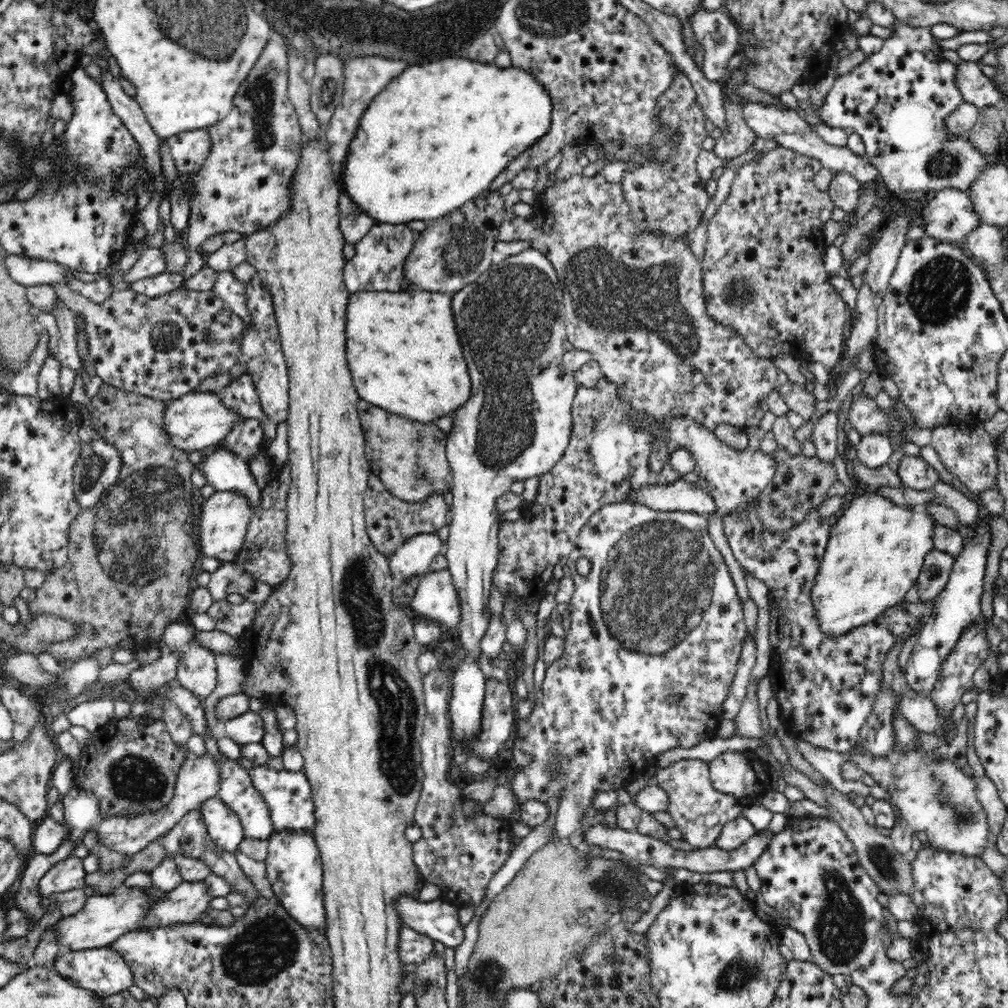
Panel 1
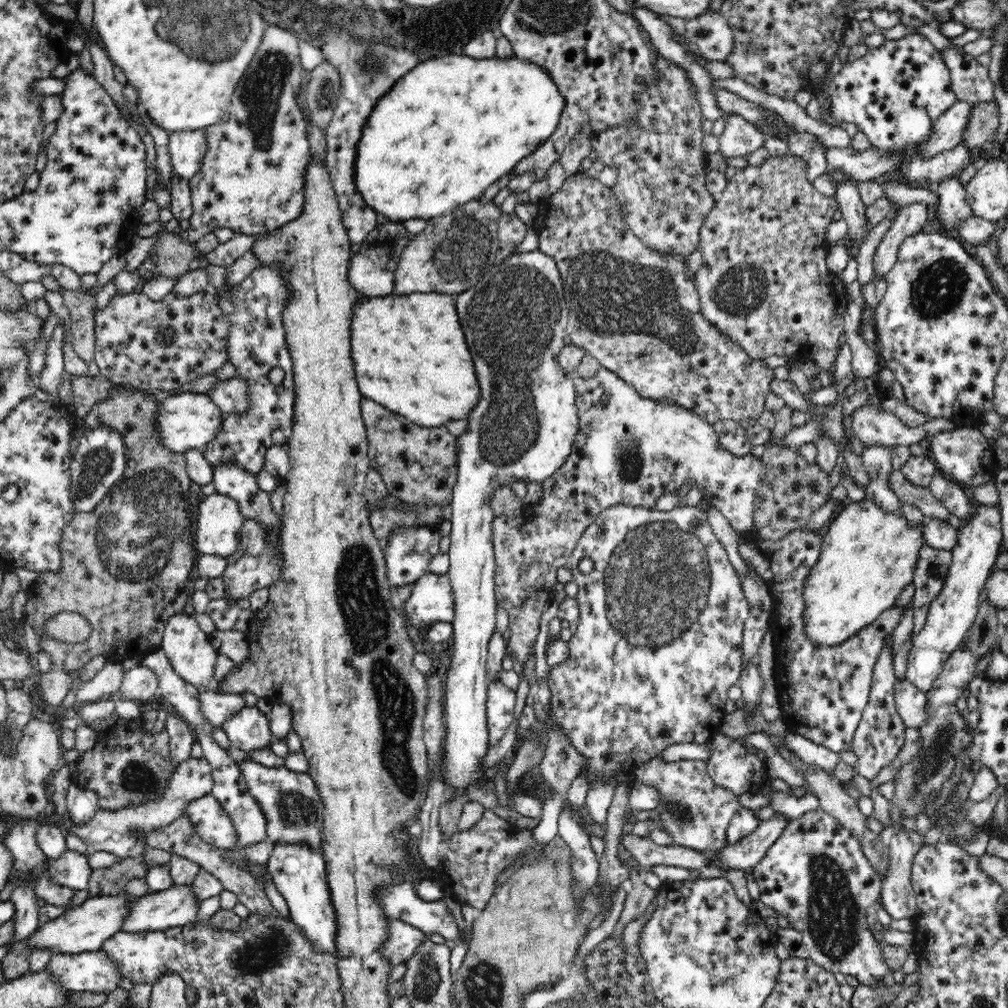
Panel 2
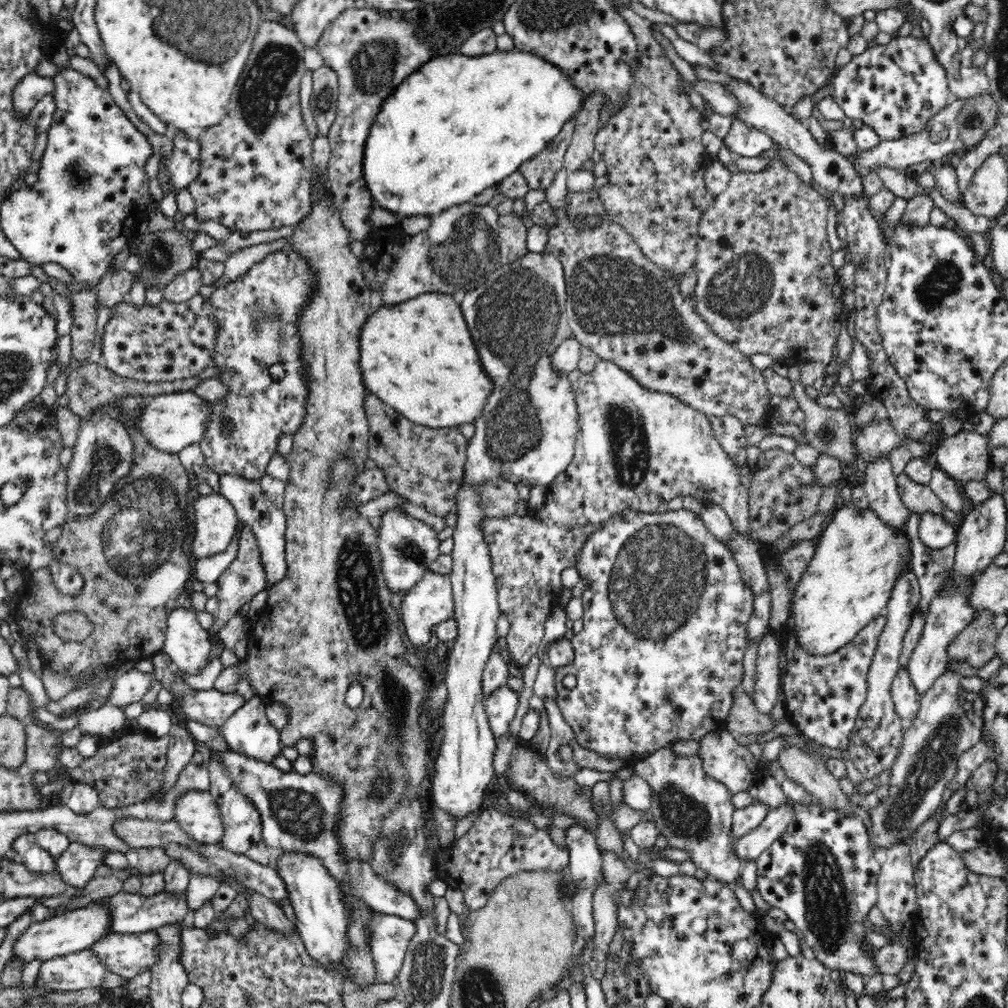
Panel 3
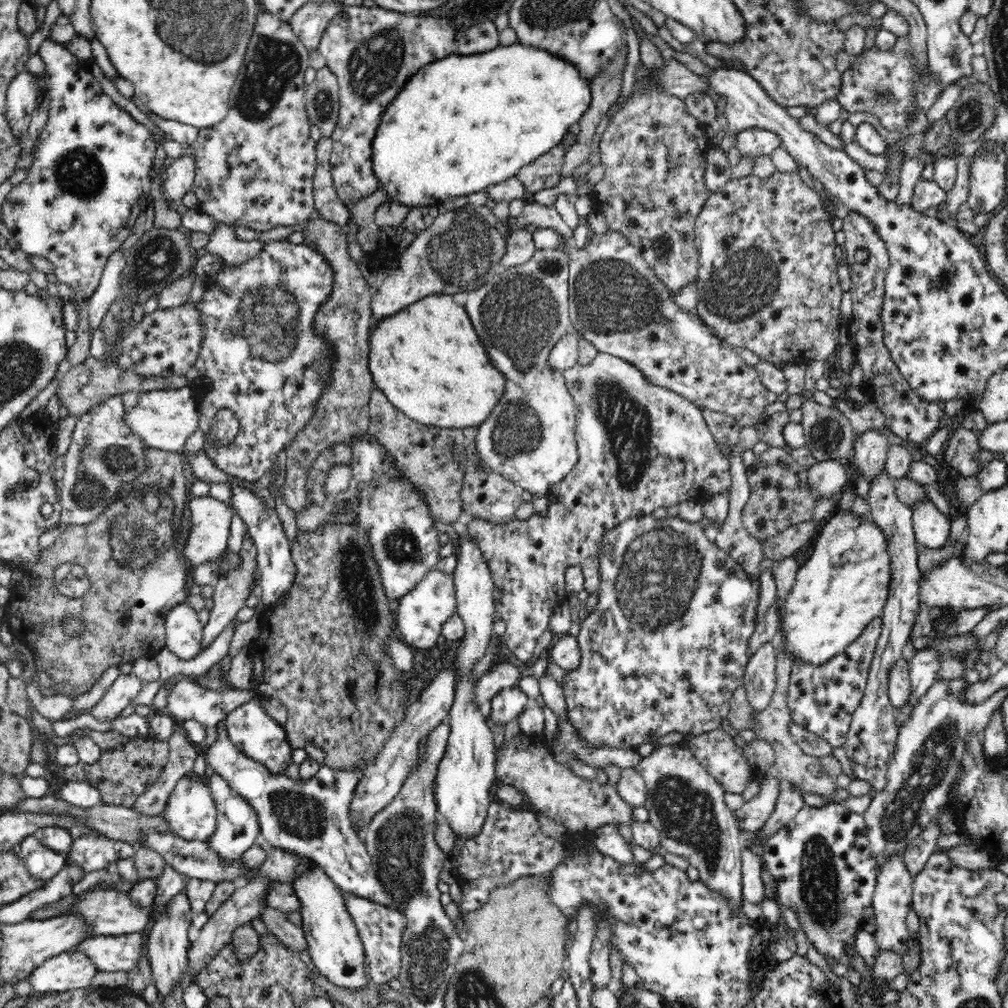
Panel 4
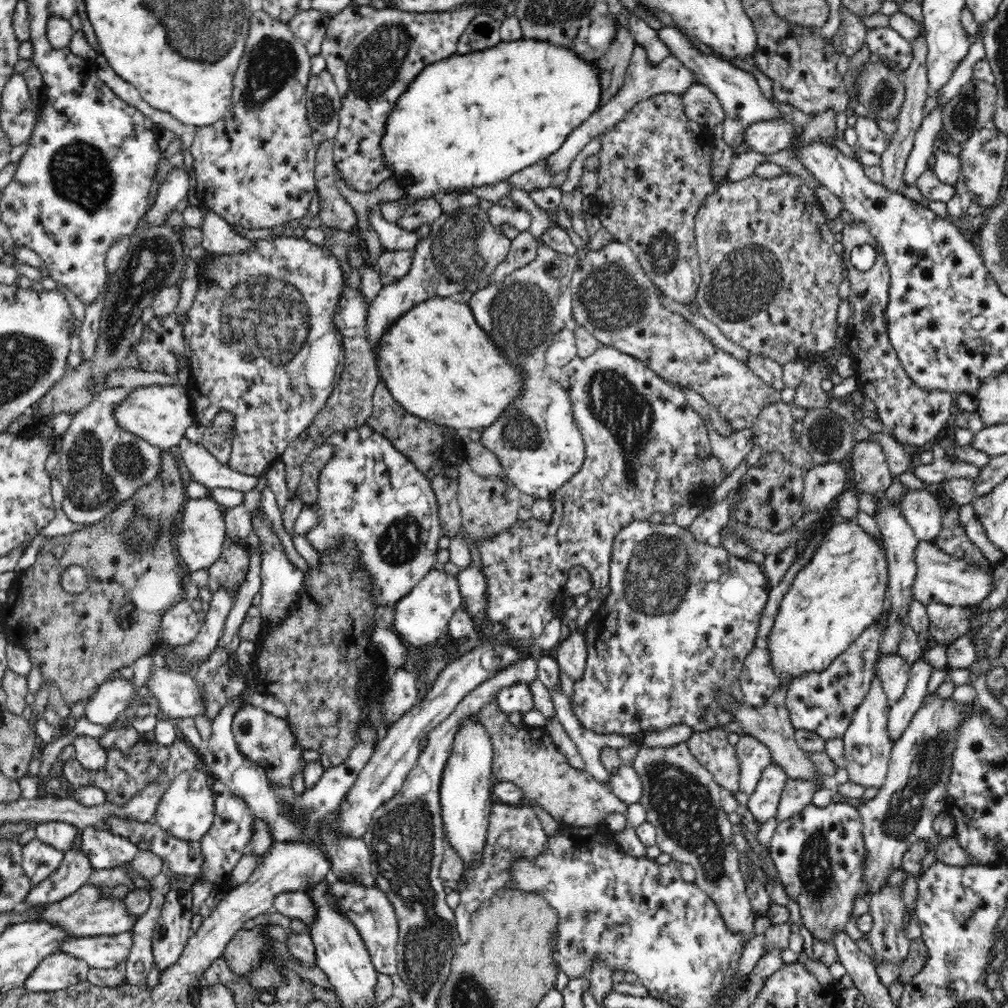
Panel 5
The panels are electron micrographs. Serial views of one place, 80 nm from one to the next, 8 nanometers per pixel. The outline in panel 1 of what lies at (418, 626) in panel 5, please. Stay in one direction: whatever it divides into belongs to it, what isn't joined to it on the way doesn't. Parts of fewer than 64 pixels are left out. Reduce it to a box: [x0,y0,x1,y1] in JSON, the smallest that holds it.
[410,569,460,632]

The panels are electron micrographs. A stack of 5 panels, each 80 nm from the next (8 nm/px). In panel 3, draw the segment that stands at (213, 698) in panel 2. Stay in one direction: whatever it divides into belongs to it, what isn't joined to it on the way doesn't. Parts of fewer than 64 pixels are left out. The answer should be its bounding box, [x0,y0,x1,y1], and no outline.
[176,688,246,729]

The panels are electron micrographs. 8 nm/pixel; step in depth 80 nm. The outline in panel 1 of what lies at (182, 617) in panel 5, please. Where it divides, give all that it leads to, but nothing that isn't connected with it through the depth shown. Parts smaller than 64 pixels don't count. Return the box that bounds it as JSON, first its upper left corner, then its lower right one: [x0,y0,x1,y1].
[163,622,216,700]

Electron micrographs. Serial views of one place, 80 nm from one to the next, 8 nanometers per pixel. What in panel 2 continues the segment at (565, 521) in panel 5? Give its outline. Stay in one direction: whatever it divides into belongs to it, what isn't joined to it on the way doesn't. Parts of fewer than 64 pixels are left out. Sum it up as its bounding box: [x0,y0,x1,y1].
[493,366,767,666]

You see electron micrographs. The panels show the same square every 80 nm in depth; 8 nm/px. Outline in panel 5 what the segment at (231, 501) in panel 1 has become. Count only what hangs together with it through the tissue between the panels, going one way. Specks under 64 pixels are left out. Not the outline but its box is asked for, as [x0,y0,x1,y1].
[175,498,226,572]

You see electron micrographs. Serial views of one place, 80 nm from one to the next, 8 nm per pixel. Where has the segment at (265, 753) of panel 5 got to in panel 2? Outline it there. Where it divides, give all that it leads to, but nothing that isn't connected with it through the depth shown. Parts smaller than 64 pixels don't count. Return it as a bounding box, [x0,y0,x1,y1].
[222,705,274,752]

